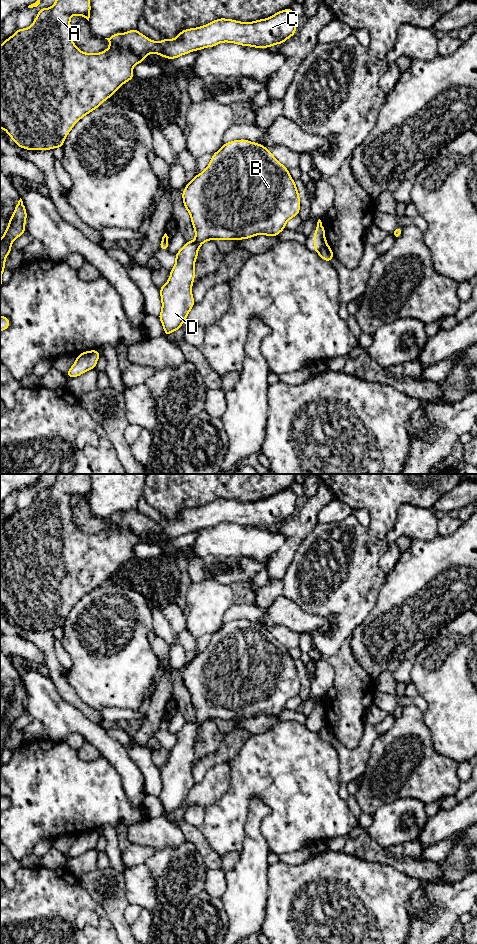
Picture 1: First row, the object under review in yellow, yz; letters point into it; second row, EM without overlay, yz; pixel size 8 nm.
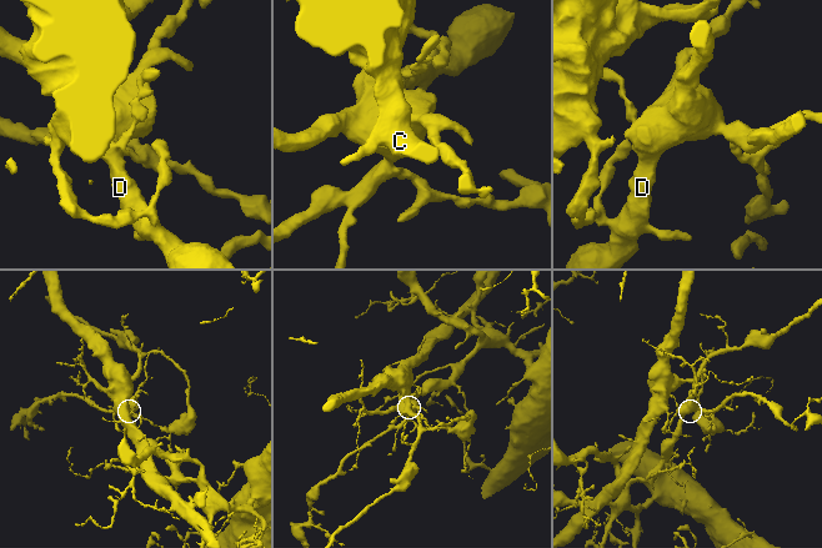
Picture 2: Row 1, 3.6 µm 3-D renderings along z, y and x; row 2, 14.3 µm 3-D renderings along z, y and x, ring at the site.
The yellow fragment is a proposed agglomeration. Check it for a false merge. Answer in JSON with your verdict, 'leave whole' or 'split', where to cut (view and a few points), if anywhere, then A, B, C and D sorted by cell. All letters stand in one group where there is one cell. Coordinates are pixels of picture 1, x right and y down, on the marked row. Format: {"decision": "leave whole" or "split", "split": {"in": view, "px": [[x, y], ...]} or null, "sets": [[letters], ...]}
{"decision": "split", "split": {"in": "yz", "px": [[326, 243], [317, 252]]}, "sets": [["A", "C"], ["B", "D"]]}

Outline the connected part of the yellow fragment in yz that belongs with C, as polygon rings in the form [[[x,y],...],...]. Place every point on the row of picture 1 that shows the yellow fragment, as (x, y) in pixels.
[[[56,0],[51,8],[39,10],[29,28],[17,29],[0,45],[0,128],[7,131],[14,143],[26,150],[51,150],[62,148],[66,136],[84,116],[109,99],[124,83],[134,79],[132,68],[142,63],[149,53],[162,55],[165,59],[176,59],[190,52],[214,47],[222,42],[240,46],[269,48],[282,44],[296,32],[297,16],[291,7],[253,22],[240,22],[219,18],[204,26],[182,30],[175,39],[155,42],[137,29],[125,33],[114,33],[108,40],[110,47],[100,53],[83,53],[72,41],[70,18],[80,15],[89,21],[90,0]]]

